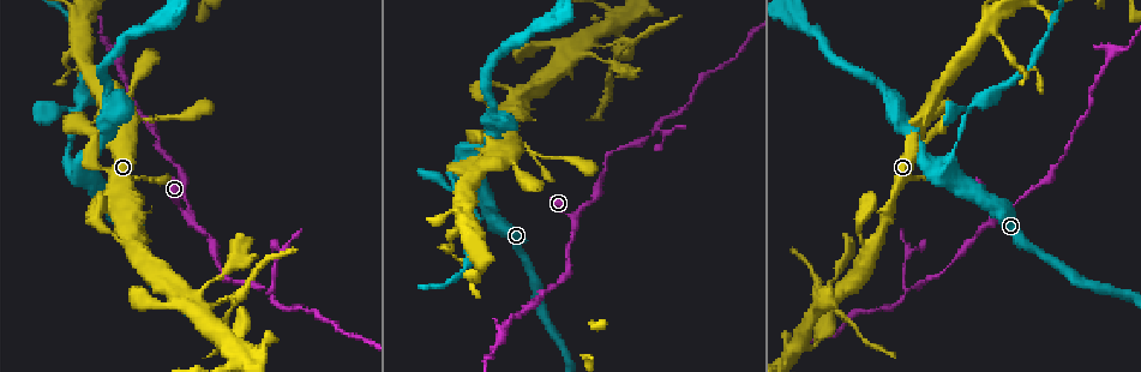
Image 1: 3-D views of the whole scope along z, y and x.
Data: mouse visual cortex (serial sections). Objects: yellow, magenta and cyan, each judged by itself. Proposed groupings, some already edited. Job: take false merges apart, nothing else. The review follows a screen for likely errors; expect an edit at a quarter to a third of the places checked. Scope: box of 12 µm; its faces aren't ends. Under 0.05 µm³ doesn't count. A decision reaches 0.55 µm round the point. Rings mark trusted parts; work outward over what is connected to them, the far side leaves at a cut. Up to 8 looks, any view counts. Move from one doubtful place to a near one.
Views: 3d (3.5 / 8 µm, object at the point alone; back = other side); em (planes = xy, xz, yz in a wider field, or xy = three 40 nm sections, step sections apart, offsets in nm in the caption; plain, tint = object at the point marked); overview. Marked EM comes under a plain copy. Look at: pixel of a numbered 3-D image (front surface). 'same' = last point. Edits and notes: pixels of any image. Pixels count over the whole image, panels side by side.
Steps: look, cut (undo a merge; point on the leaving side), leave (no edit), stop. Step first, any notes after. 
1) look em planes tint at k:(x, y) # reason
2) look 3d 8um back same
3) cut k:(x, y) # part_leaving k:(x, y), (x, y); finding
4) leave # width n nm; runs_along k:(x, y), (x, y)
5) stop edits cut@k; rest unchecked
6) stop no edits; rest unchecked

look 3d 8um back at 1:(573, 215) # narrows sharply

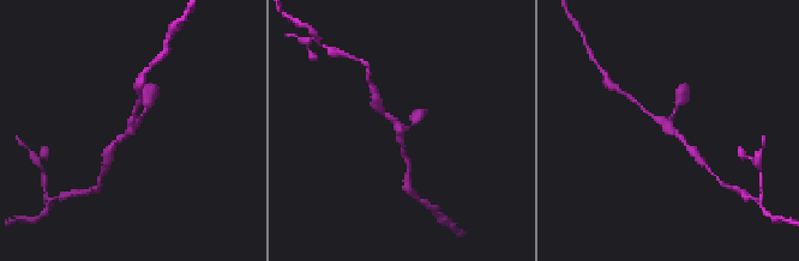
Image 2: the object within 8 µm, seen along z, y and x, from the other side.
look 3d 3.5um at 2:(401, 128)

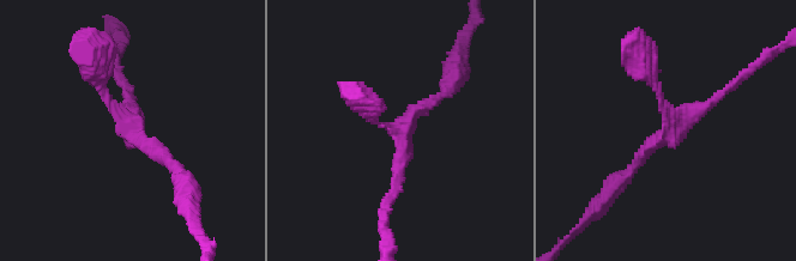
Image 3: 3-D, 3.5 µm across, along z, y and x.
look em planes tint at 3:(392, 128) # arms 3; arm_widths 150, 200, 250 nm; shape alone is not enough

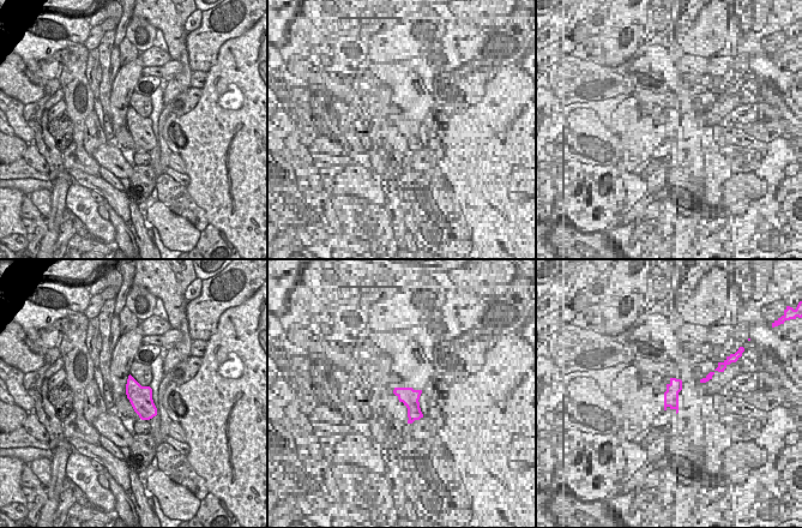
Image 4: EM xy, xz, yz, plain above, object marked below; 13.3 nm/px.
leave # runs_along 3:(92, 61), (104, 101), (178, 168); all the same cell

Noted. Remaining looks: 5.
look 3d 3.5um at 1:(88, 170) # three-way junction

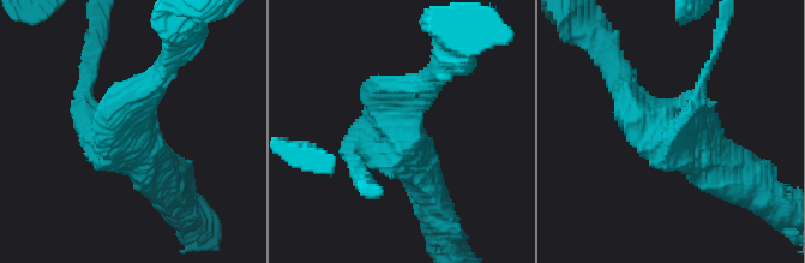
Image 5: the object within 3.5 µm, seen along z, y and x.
look em xy step 3 tint at 5:(130, 122) # need the tissue

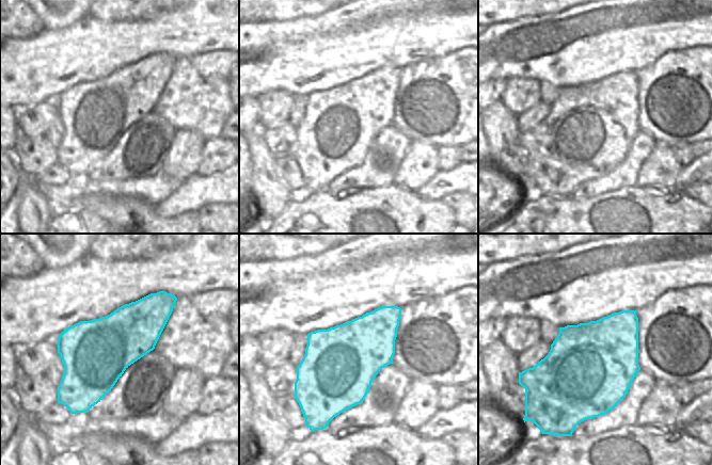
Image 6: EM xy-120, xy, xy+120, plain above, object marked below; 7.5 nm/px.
leave # runs_along 5:(736, 171), (678, 142), (625, 87); all the same cell

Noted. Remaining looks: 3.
look 3d 3.5um at 1:(966, 116) # arms part here

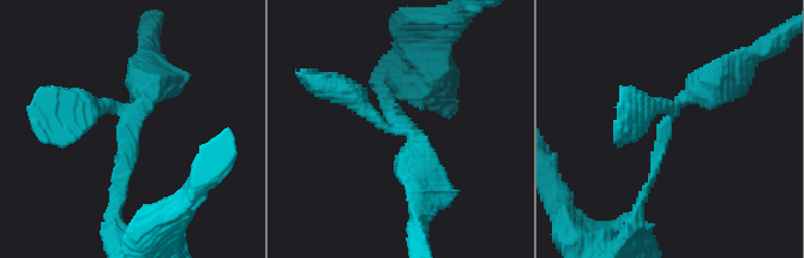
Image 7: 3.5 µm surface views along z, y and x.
look em xy step 5 tint at 7:(131, 121) # arms 3; arm_widths 150, 300, 400 nm

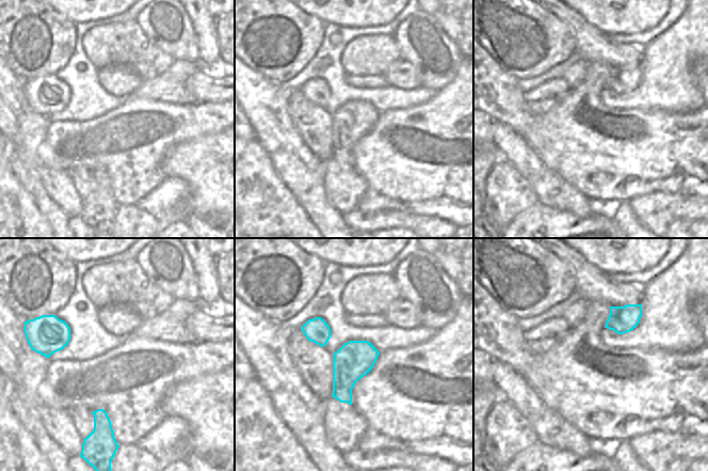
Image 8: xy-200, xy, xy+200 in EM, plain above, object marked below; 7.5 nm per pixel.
leave # runs_along 7:(642, 190), (664, 124), (722, 76); continuous, no second cell

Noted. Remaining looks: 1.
stop no edits; rest unchecked

